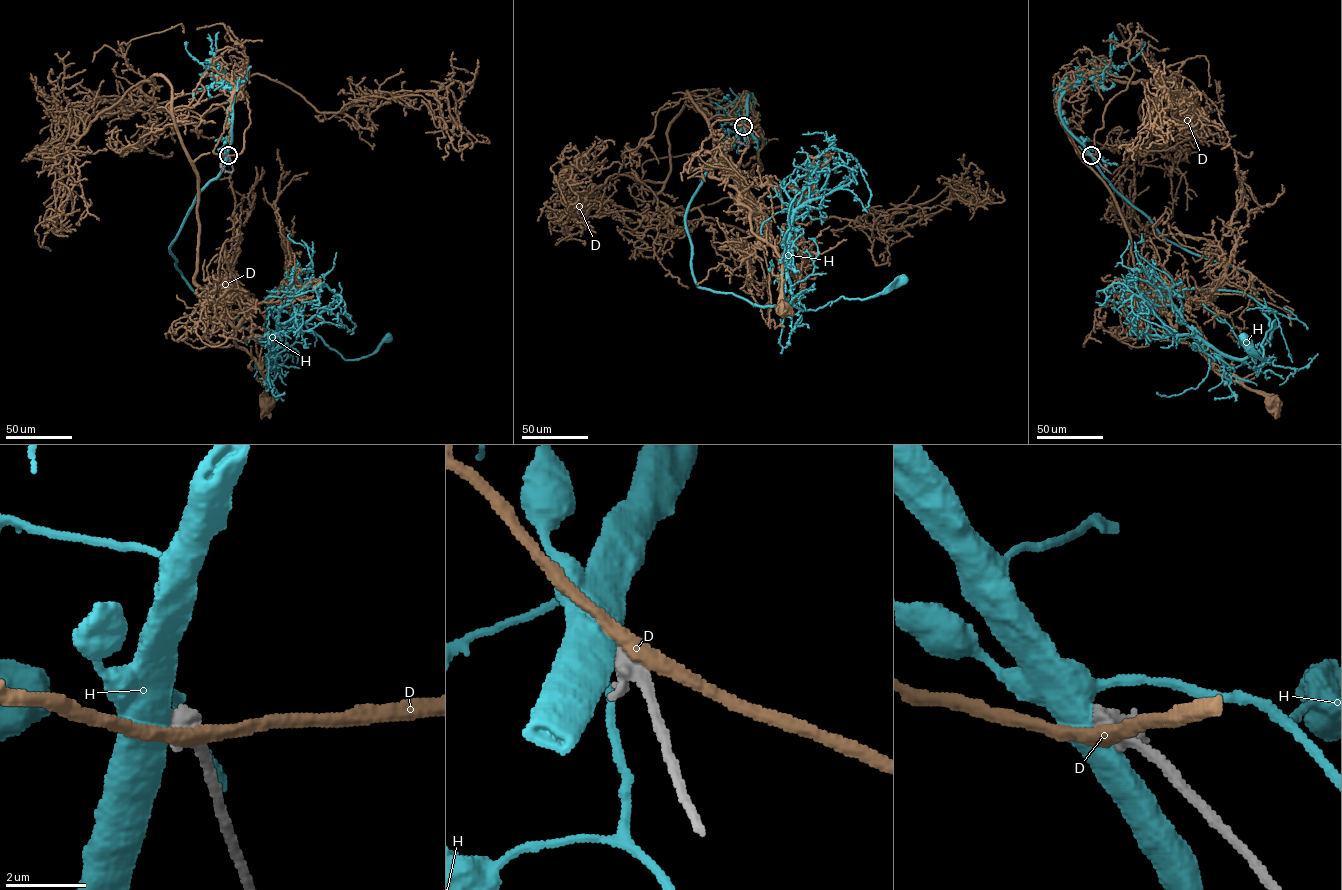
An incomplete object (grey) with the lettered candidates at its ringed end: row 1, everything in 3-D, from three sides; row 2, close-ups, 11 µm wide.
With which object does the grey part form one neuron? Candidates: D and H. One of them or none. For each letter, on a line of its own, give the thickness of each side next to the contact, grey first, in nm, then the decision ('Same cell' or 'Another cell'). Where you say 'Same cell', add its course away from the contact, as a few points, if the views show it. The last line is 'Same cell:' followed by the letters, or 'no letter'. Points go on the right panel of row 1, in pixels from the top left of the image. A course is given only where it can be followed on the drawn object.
D: Thickness 650 nm (grey) against 360 nm. Another cell
H: Thickness 650 nm (grey) against 700 nm. Another cell
Same cell: no letter

